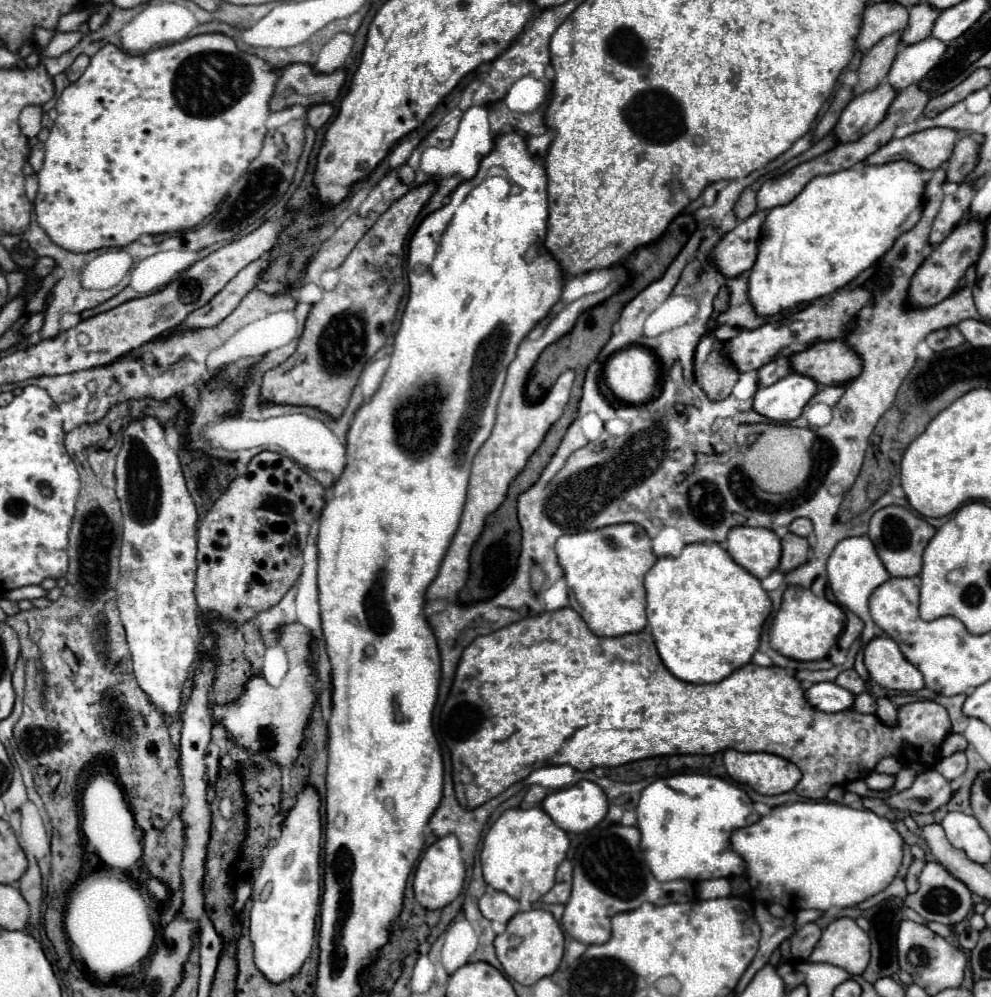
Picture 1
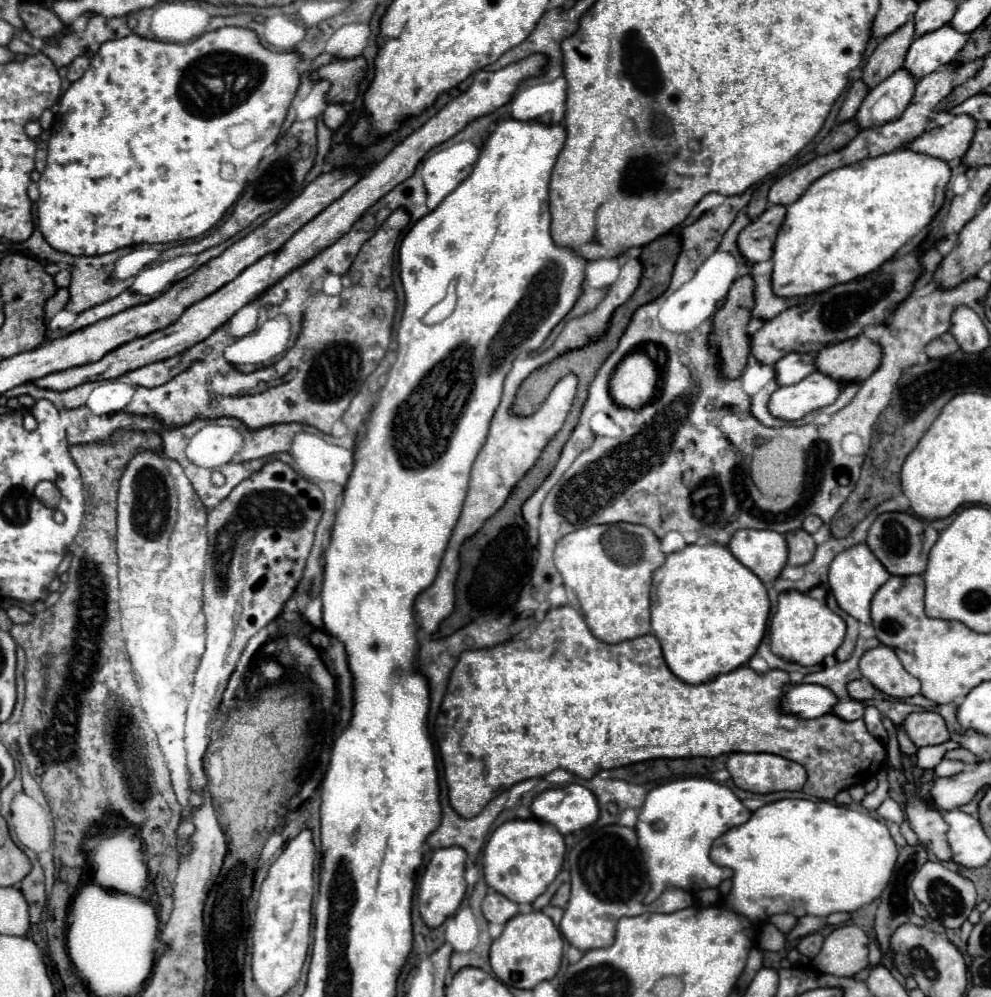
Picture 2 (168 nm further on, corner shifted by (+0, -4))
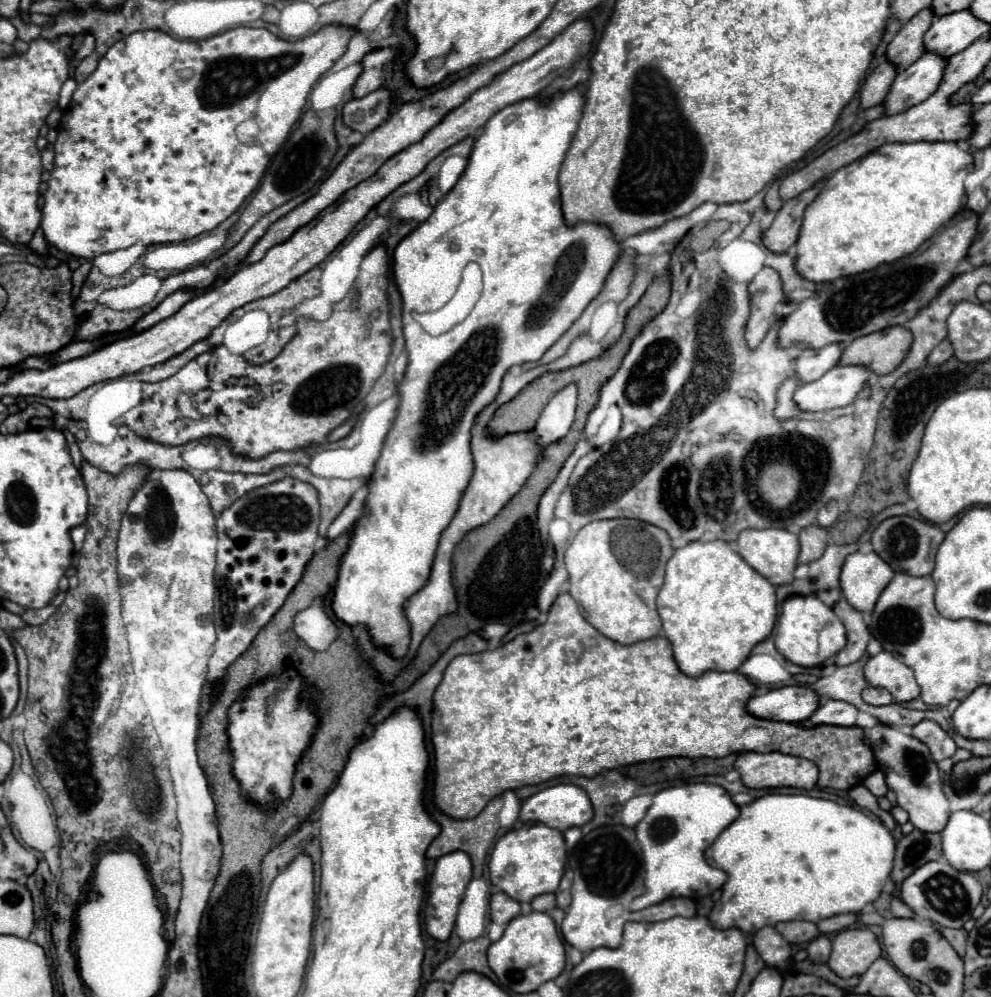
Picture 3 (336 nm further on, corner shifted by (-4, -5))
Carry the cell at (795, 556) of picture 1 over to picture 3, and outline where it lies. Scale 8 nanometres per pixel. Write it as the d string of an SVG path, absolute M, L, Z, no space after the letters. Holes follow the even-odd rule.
M812 524L812 526L802 528L798 536L800 536L800 546L802 546L800 558L798 558L800 564L814 562L824 554L824 548L828 544L828 530L826 528Z

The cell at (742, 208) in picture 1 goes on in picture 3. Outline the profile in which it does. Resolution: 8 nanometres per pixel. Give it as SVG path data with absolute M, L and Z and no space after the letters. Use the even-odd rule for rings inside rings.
M778 180L776 182L772 182L772 186L768 188L768 192L766 192L766 198L764 198L764 202L766 202L766 206L768 206L768 210L780 210L782 208L782 198L780 198L780 194L778 194Z

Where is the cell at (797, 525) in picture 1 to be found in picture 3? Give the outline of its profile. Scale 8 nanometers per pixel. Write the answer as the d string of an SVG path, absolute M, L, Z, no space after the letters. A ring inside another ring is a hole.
M832 500L832 502L828 502L828 504L818 512L818 524L824 526L824 528L828 528L828 526L838 518L838 514L840 514L838 502Z

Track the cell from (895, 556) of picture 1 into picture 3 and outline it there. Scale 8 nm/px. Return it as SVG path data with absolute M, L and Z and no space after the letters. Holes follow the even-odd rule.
M894 516L886 518L872 534L872 546L874 552L890 564L894 572L906 572L910 576L928 576L934 570L934 558L932 558L932 536L936 532L936 526L916 520L910 516Z

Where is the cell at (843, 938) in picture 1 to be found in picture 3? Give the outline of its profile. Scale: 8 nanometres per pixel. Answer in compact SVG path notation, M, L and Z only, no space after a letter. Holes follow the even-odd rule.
M846 928L832 940L828 966L842 978L864 974L870 964L880 958L878 938L864 928Z

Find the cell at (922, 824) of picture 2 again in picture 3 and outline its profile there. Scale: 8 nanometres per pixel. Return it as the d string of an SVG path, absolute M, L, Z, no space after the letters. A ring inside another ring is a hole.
M888 724L864 728L864 742L872 748L876 762L886 770L886 784L896 794L898 806L908 812L910 822L924 832L940 832L948 822L950 808L948 798L942 792L938 764L932 758L928 746L918 738L904 734L902 730Z

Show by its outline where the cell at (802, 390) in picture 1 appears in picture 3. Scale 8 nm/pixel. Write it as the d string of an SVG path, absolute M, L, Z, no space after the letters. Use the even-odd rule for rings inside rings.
M836 366L822 378L798 388L794 400L800 410L808 412L848 406L856 400L870 374L866 366Z

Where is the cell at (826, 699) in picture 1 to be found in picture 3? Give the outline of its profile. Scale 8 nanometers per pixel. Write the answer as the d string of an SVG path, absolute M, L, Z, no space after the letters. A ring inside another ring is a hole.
M782 686L776 690L770 690L766 694L752 696L746 702L746 712L764 718L764 720L776 720L776 722L792 722L798 724L812 716L812 712L818 708L820 700L818 696L806 688L806 686Z

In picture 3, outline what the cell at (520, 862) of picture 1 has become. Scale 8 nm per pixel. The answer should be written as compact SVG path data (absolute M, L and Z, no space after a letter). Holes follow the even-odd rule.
M526 824L518 830L506 832L494 846L490 854L490 882L512 896L518 902L532 902L532 898L556 892L560 878L564 874L566 846L560 830L548 828L546 824Z

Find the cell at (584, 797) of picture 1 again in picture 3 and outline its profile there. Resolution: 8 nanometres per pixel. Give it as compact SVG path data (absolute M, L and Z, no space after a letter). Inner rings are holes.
M556 784L550 788L544 788L540 792L536 792L534 796L526 798L520 806L520 820L522 822L542 822L548 824L550 828L556 828L560 832L572 828L572 826L584 826L586 822L590 822L594 816L592 804L586 796L586 792L574 784Z

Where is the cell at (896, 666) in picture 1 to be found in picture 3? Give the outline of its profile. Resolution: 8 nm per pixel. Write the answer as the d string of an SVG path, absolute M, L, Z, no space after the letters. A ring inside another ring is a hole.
M886 650L866 662L864 676L870 686L886 688L896 702L908 702L920 696L920 686L914 672Z

